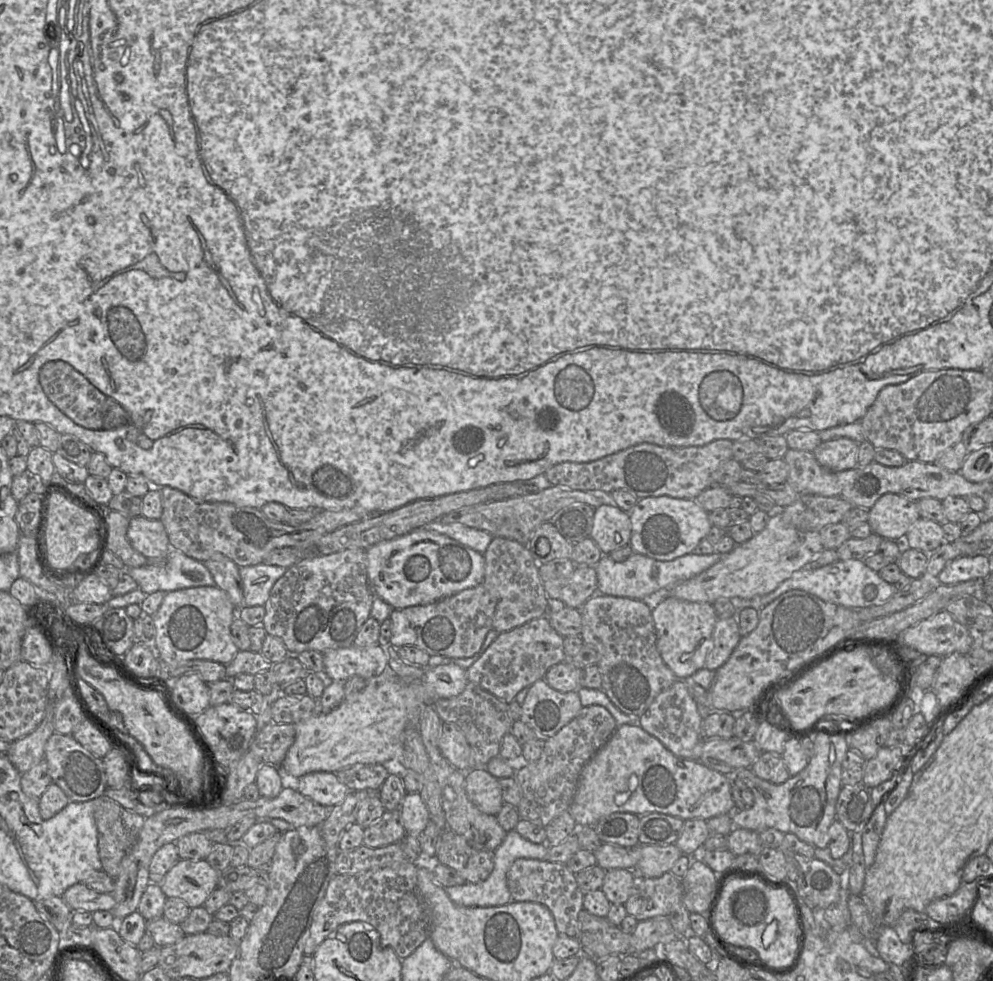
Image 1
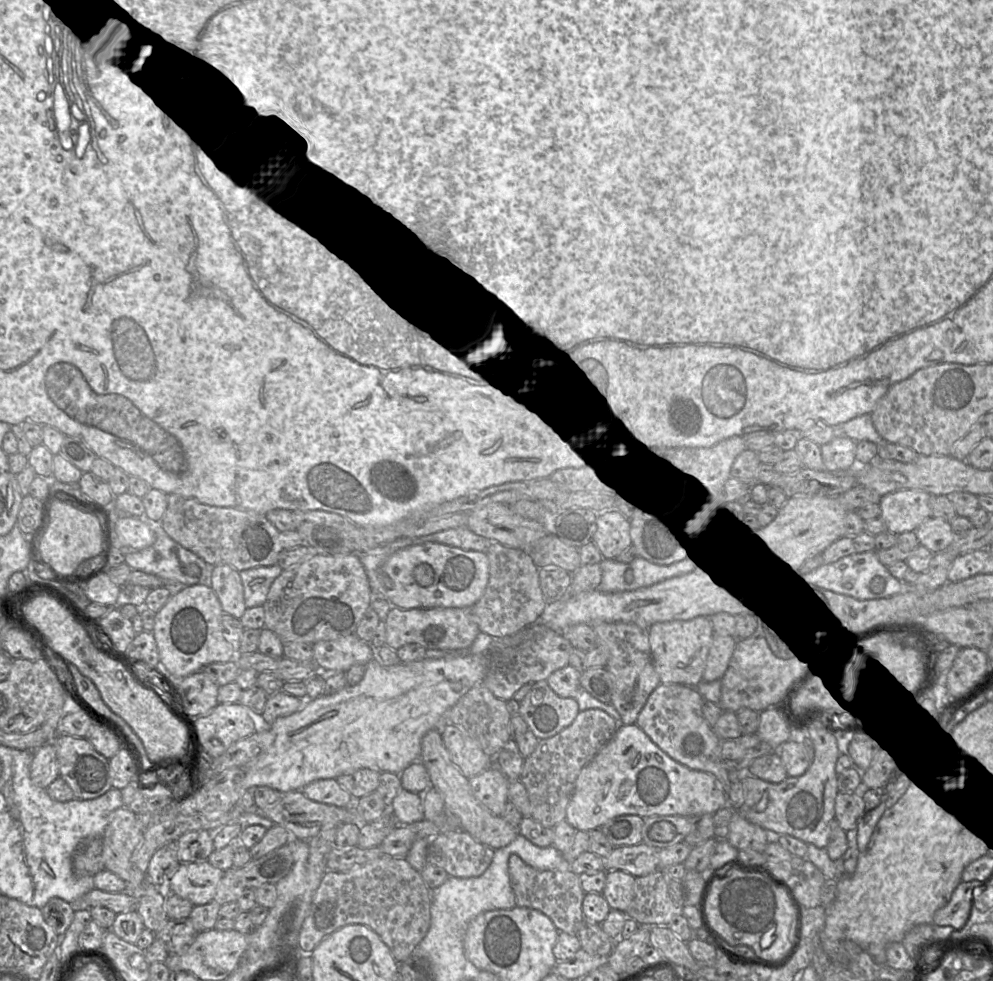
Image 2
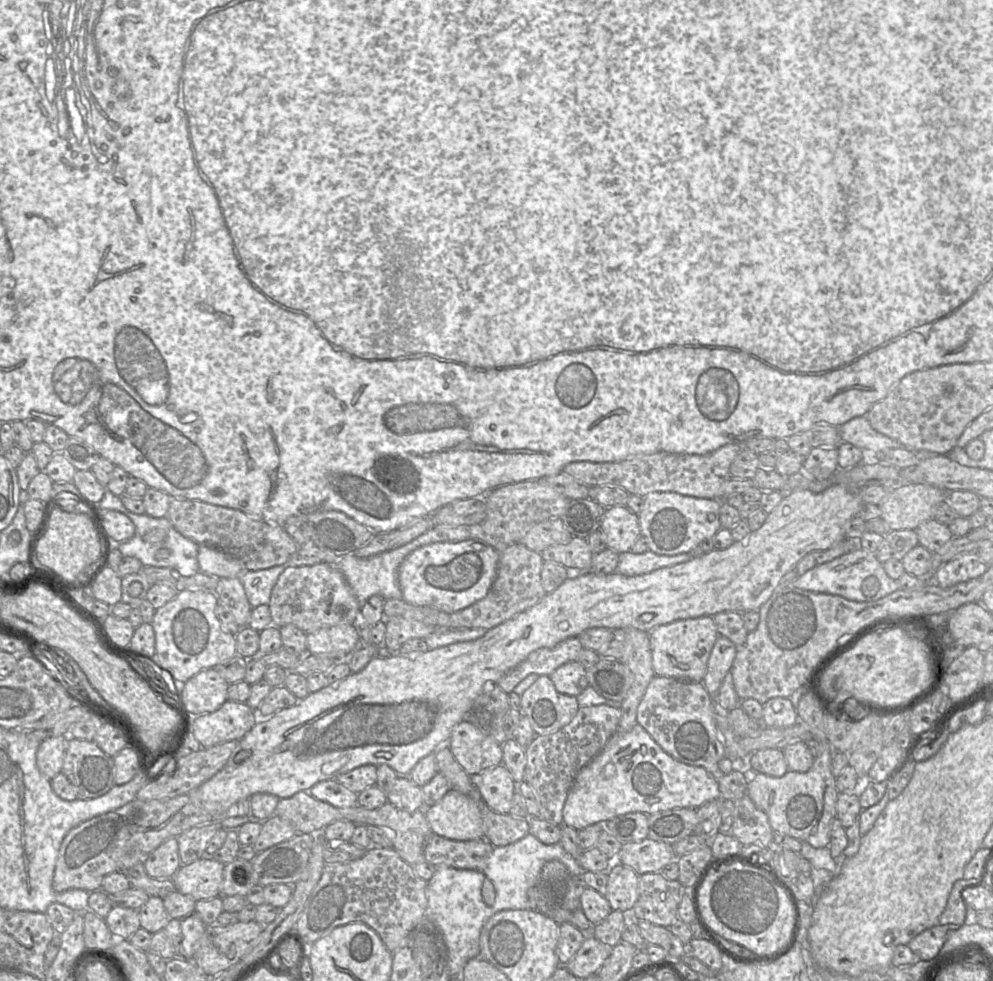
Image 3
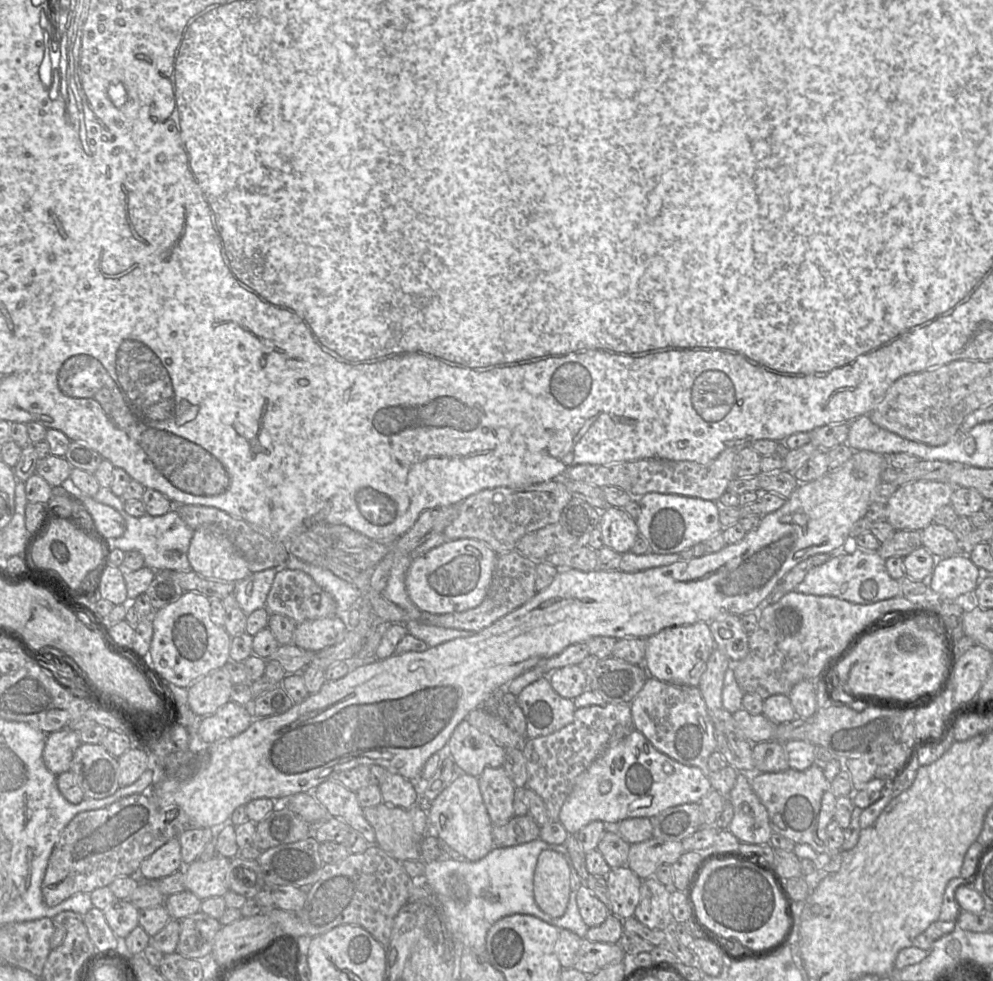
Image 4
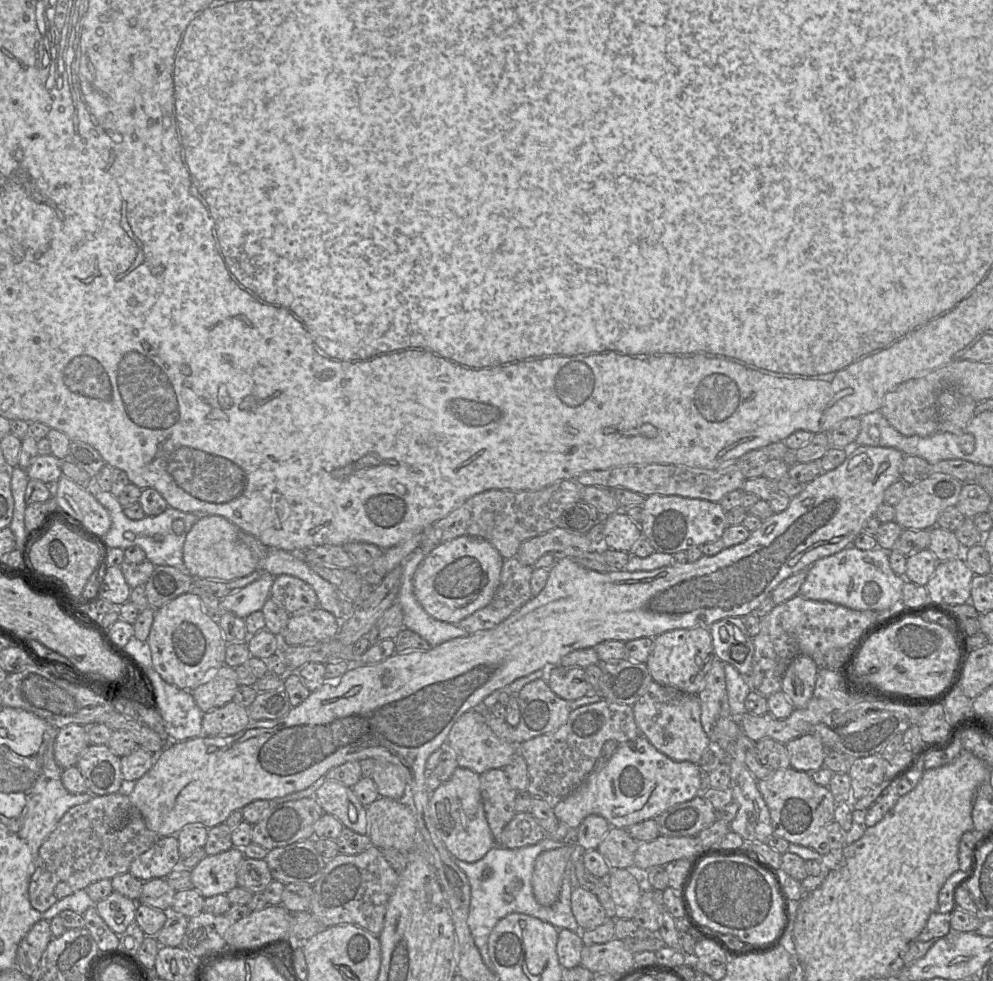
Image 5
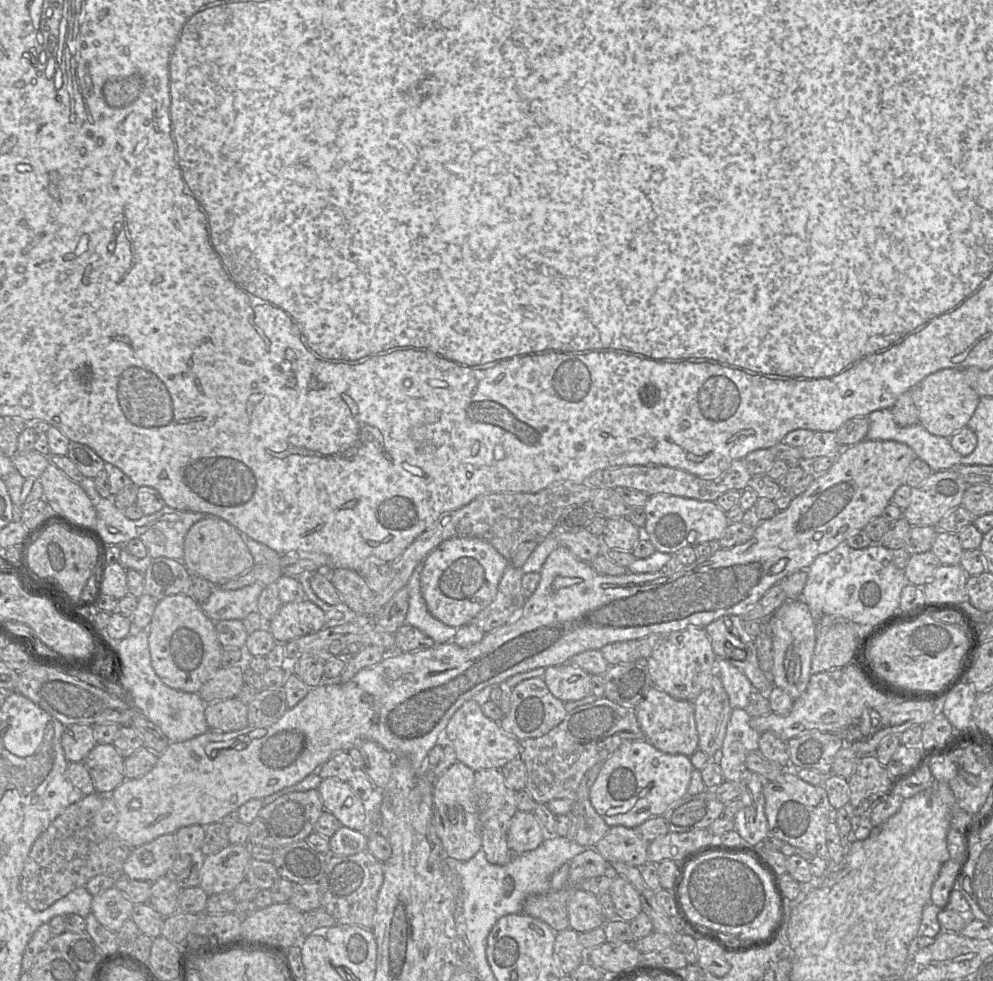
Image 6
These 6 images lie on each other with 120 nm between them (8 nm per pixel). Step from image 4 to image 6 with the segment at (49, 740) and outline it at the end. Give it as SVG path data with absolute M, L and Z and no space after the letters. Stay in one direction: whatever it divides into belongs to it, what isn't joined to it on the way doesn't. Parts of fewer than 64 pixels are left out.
M68 725L61 737L61 744L68 762L81 762L96 746L93 727L90 725Z

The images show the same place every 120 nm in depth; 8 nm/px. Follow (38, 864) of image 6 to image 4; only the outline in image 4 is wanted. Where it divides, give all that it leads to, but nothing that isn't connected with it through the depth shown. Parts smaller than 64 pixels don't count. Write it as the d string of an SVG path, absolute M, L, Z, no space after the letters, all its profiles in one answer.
M139 793L132 794L126 797L123 797L109 806L88 810L78 813L64 828L62 831L58 842L56 843L53 851L50 855L48 865L45 871L45 875L41 884L41 892L43 896L43 901L48 907L54 907L66 900L70 896L74 895L78 892L91 893L97 888L101 888L104 886L109 886L114 879L121 876L135 875L138 877L138 870L141 862L154 853L158 848L168 842L170 839L174 837L178 837L181 832L186 830L187 828L197 828L197 827L188 827L188 817L185 813L179 813L173 820L168 820L166 813L161 810L156 803L153 801L153 797L150 793Z

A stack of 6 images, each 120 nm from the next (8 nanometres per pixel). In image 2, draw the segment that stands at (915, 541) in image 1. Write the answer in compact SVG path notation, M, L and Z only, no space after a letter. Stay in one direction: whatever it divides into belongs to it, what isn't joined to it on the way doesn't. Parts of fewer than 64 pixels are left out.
M934 517L925 519L916 529L915 535L919 545L933 554L945 551L956 537L951 531L949 522Z

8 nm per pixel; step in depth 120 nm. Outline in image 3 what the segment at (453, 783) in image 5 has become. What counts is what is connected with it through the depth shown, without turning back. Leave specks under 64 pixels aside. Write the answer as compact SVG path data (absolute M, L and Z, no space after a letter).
M450 789L435 805L425 808L426 819L434 834L454 840L484 839L479 798Z

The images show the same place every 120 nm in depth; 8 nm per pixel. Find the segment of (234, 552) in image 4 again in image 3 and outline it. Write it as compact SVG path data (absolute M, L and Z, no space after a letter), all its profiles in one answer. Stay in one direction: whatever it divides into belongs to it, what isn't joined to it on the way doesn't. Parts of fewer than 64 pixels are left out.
M199 546L197 560L199 572L217 578L235 578L243 573L237 560L215 548Z

